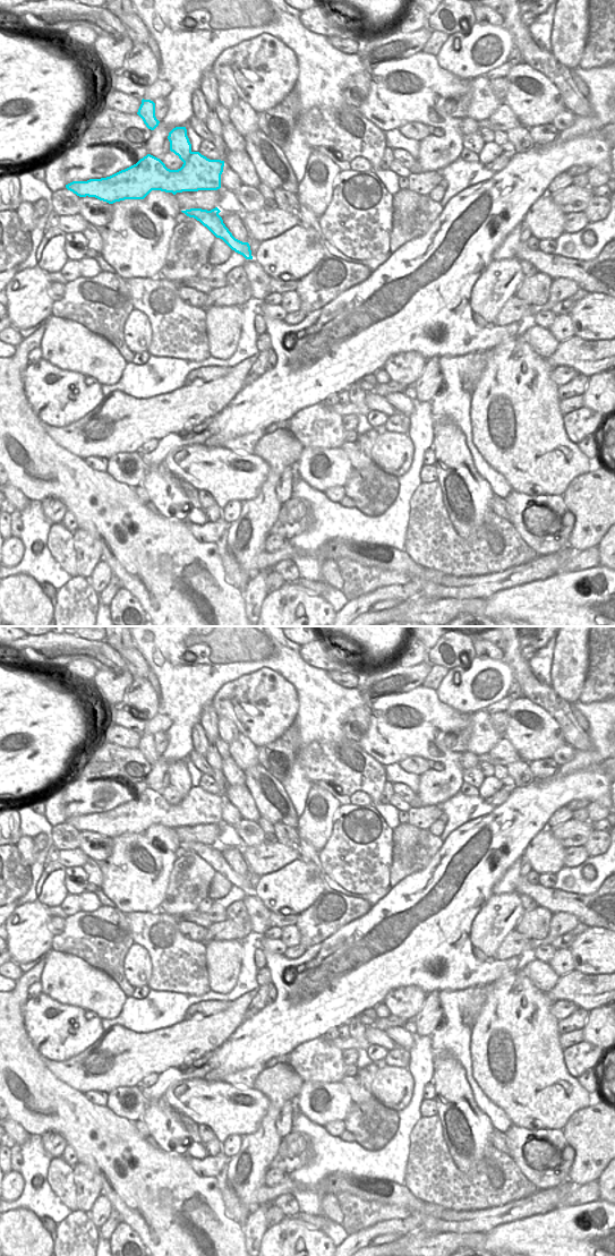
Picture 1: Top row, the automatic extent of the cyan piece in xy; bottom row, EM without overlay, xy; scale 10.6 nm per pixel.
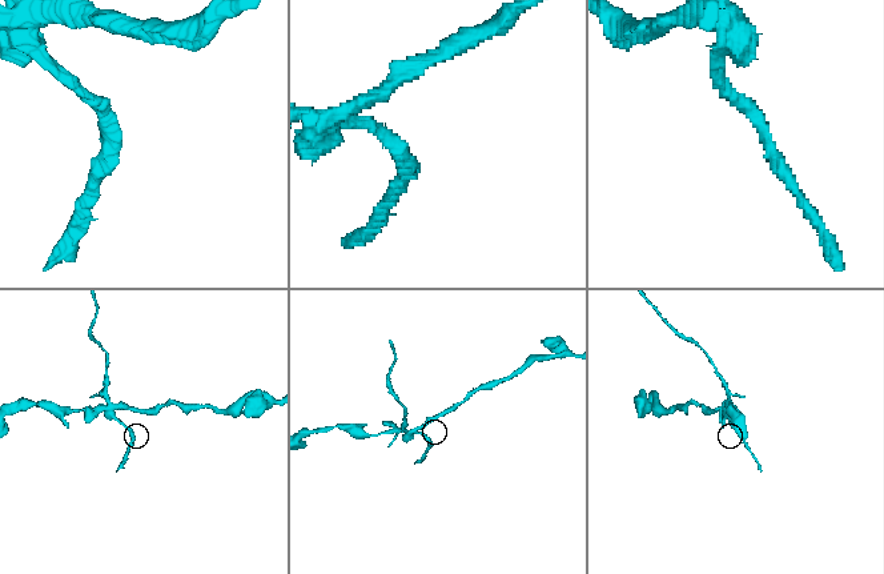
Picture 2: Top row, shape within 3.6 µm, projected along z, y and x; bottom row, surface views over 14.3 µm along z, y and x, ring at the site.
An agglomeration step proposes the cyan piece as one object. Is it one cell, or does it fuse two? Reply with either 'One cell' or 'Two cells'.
Two cells

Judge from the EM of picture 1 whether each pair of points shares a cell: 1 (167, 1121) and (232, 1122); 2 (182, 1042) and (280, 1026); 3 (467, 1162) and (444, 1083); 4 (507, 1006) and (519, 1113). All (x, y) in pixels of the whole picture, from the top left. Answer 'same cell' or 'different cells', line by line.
1: different cells
2: different cells
3: same cell
4: same cell

